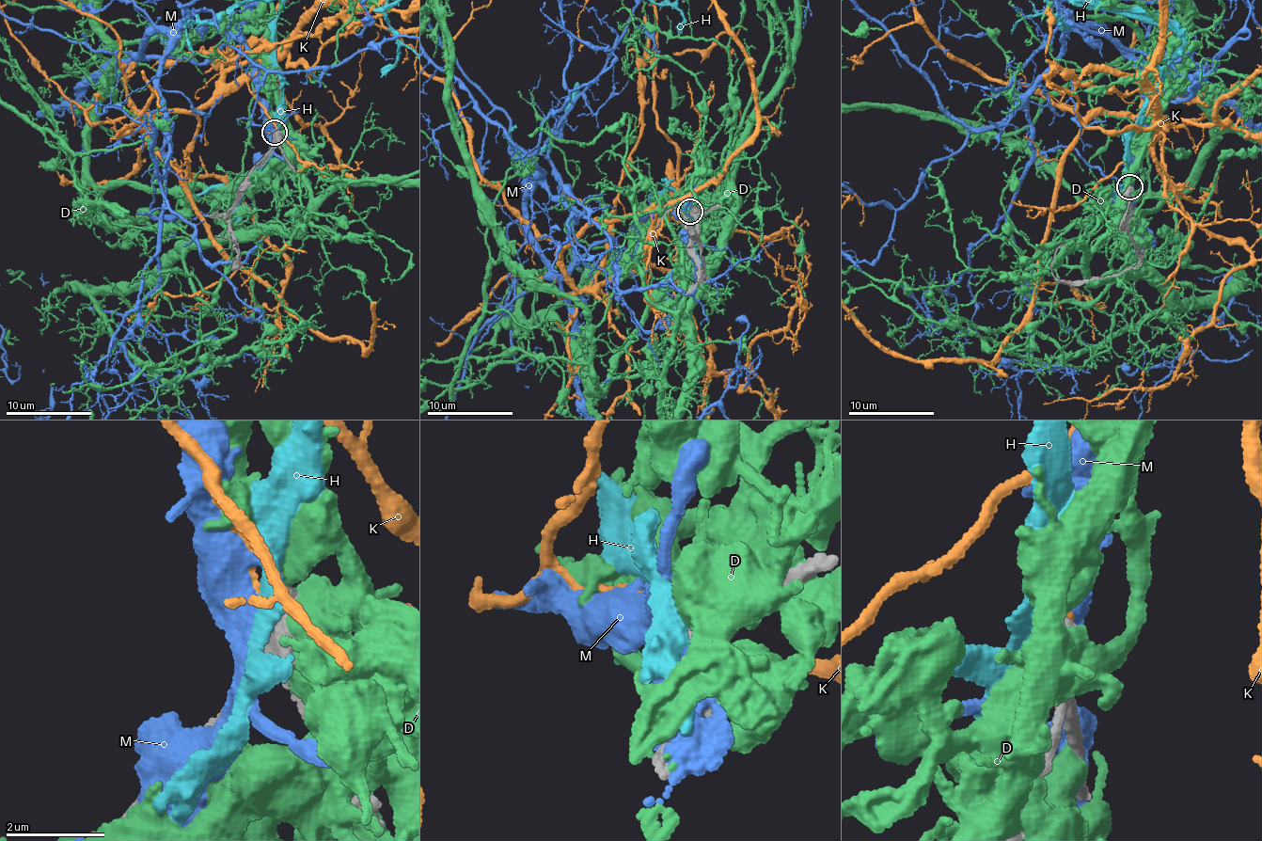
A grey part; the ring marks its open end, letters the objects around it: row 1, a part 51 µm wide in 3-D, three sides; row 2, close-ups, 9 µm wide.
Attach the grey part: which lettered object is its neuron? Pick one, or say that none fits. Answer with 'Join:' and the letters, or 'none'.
Join: none

